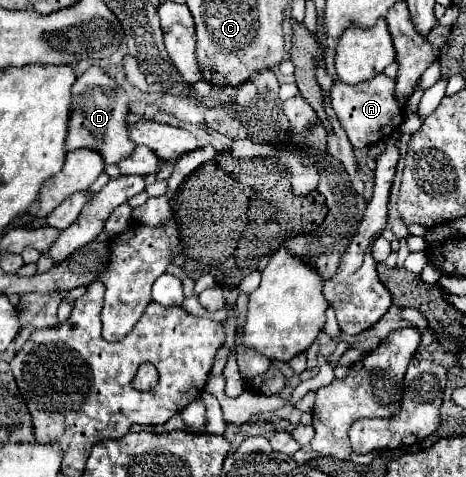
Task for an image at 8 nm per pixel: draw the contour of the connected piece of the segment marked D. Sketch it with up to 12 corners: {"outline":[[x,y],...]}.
{"outline":[[88,68],[72,94],[66,148],[130,156],[128,96]]}

